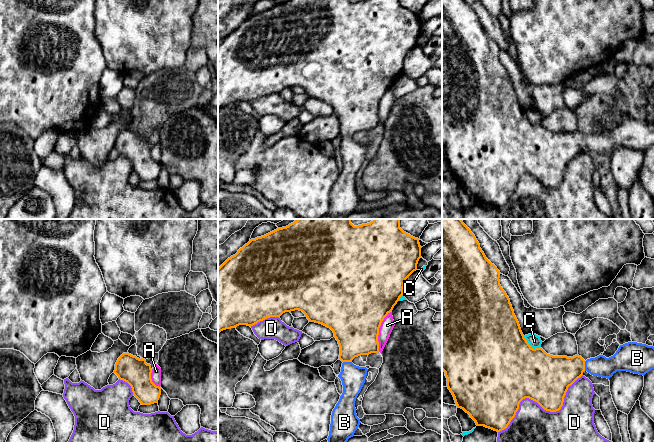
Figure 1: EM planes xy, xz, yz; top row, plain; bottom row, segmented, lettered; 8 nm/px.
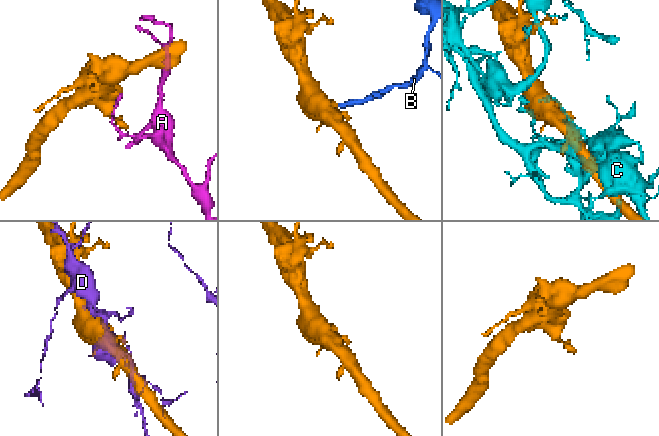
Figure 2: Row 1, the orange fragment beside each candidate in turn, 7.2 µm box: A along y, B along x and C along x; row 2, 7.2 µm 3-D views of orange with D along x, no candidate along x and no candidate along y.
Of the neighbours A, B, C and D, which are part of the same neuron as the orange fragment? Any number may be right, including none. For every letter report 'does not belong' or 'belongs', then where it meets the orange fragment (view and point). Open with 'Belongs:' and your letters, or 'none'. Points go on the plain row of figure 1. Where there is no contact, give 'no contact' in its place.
Belongs: B
A: does not belong | xz (378, 107)
B: belongs | yz (584, 142)
C: does not belong | yz (530, 122)
D: does not belong | yz (541, 182)

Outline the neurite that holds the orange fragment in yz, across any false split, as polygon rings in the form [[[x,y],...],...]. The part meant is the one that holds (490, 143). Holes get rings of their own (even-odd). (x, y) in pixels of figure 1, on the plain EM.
[[[442,0],[442,146],[457,184],[468,189],[477,202],[497,208],[506,205],[525,174],[537,178],[546,187],[559,187],[568,163],[584,147],[609,155],[617,147],[644,152],[654,145],[654,123],[637,118],[620,121],[609,134],[599,131],[586,137],[578,130],[573,133],[553,132],[541,123],[533,125],[524,114],[510,75],[500,61],[500,50],[497,43],[486,34],[475,11],[465,0]]]

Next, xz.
[[[289,0],[286,3],[278,4],[264,12],[251,15],[240,24],[235,31],[228,34],[218,44],[218,109],[239,101],[251,103],[267,94],[280,93],[285,88],[295,86],[302,87],[309,98],[319,99],[330,104],[340,123],[339,135],[343,139],[338,153],[342,157],[343,169],[332,187],[330,207],[327,216],[328,219],[346,219],[349,214],[354,212],[355,207],[361,199],[356,190],[355,177],[365,159],[368,147],[366,143],[354,141],[352,136],[361,131],[379,128],[378,111],[381,99],[384,94],[392,88],[400,73],[403,72],[403,63],[406,55],[417,46],[417,40],[421,34],[421,24],[419,15],[404,8],[400,4],[400,0],[362,0],[358,2],[354,2],[353,0]]]

